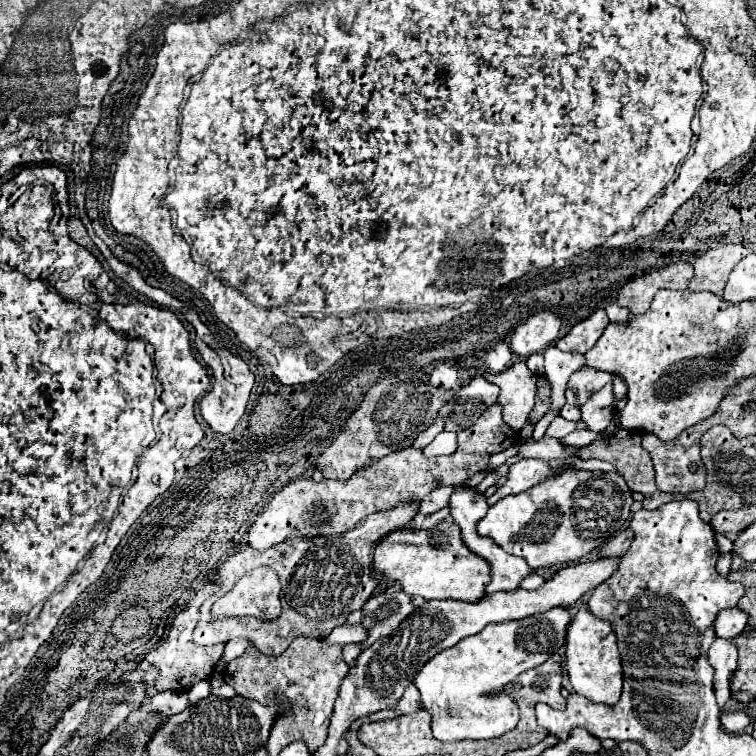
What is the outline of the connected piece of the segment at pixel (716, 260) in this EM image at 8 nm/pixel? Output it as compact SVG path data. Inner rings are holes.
M721 244L717 248L709 250L707 254L703 254L701 258L695 260L695 264L693 264L695 274L689 284L689 290L693 290L693 292L707 290L707 292L721 296L723 288L727 284L729 272L747 254L751 254L751 250L747 250L743 244Z

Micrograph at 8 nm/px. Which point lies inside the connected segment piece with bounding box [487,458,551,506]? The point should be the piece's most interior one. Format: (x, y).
(527, 473)

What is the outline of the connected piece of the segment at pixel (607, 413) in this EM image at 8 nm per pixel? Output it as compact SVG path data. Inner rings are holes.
M609 382L583 404L583 408L581 408L583 420L589 424L589 428L593 432L605 430L609 426L609 422L613 420L613 412L611 412L613 400L615 400L613 384Z

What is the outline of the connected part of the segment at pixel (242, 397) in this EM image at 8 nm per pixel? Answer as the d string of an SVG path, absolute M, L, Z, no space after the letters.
M181 308L185 319L195 329L197 338L197 350L201 354L201 358L205 360L205 364L211 368L211 376L213 376L213 382L211 382L211 390L201 398L199 402L199 412L203 416L203 420L219 434L229 434L233 432L233 428L237 426L239 418L243 416L245 412L245 406L247 406L247 400L249 400L249 394L251 394L251 388L253 388L253 374L249 372L247 364L243 360L239 360L237 356L233 354L217 354L213 348L209 348L201 337L210 334L208 327L200 320L197 312L193 312L191 308Z

